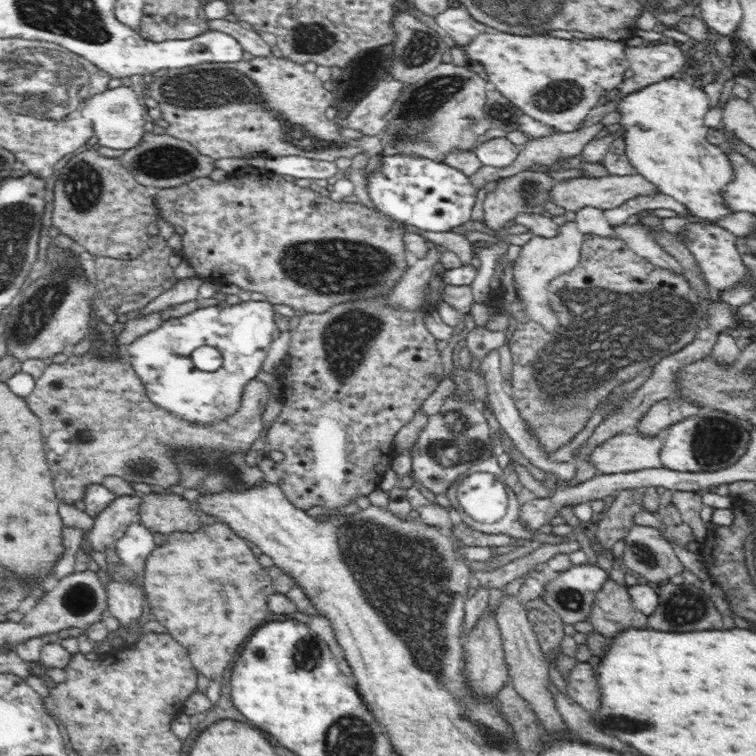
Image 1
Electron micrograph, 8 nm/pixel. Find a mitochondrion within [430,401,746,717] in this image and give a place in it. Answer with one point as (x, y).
(716, 440)

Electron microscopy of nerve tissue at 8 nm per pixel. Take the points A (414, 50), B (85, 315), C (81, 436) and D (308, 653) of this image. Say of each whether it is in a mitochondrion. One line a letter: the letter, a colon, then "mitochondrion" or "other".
A: mitochondrion
B: other
C: other
D: mitochondrion

